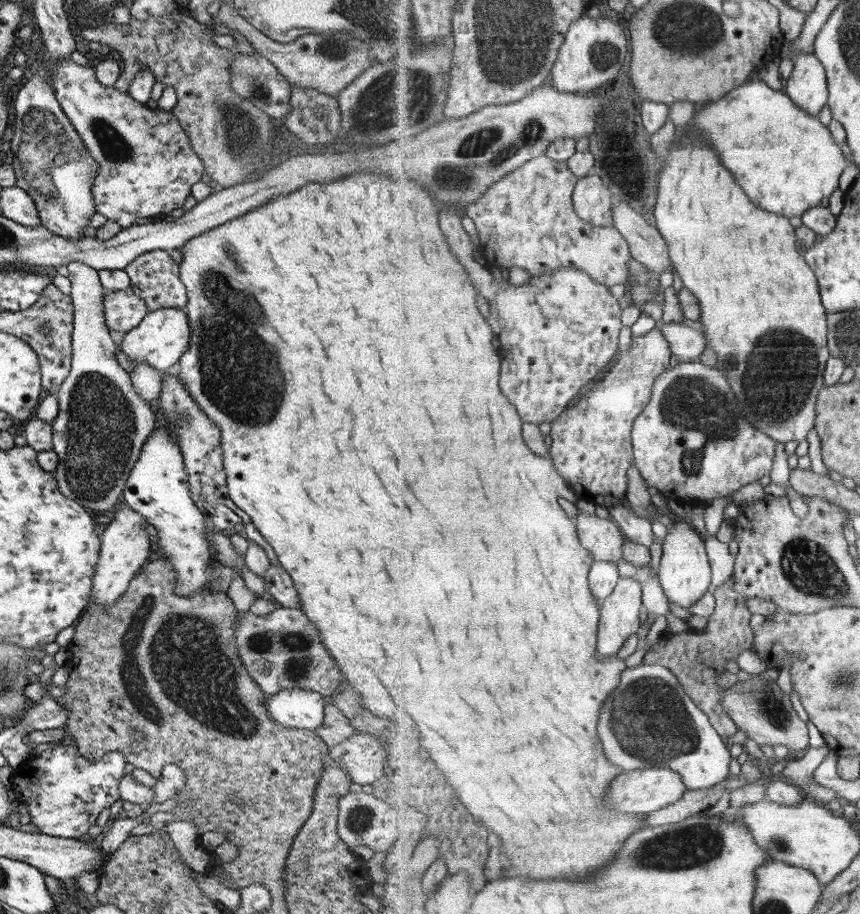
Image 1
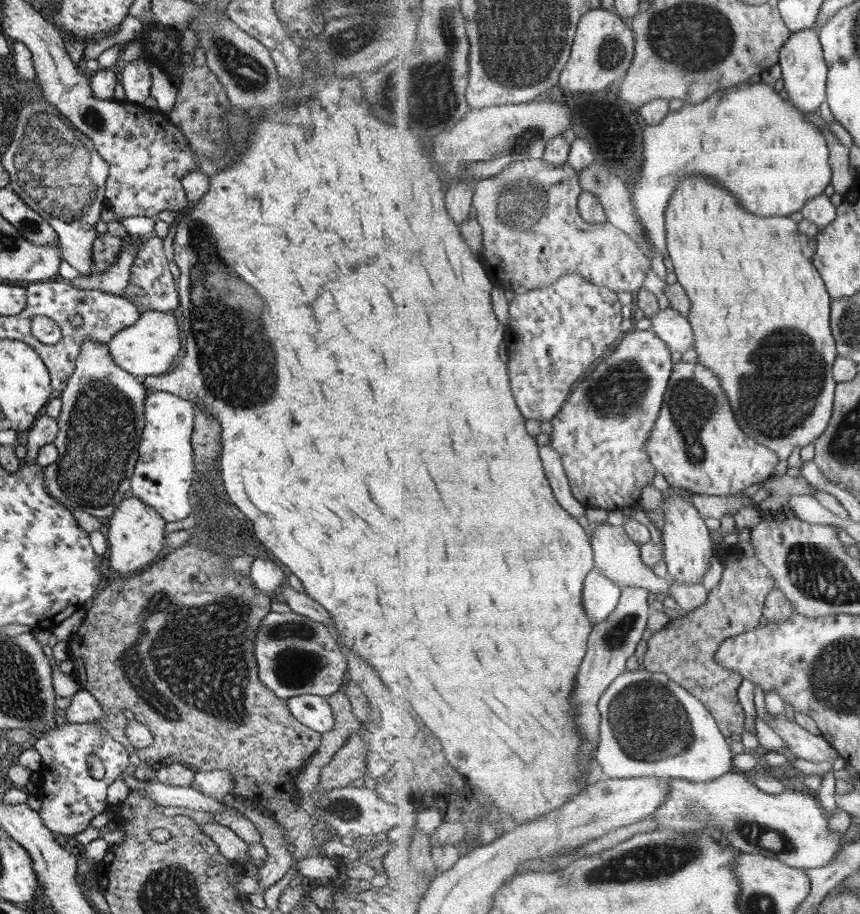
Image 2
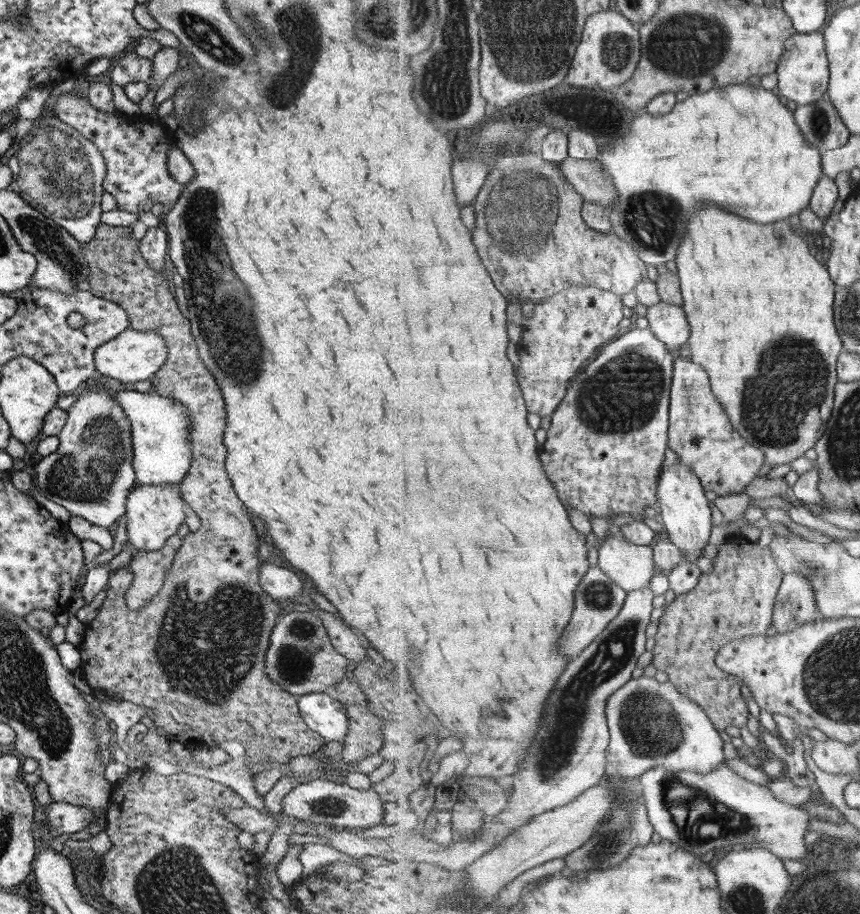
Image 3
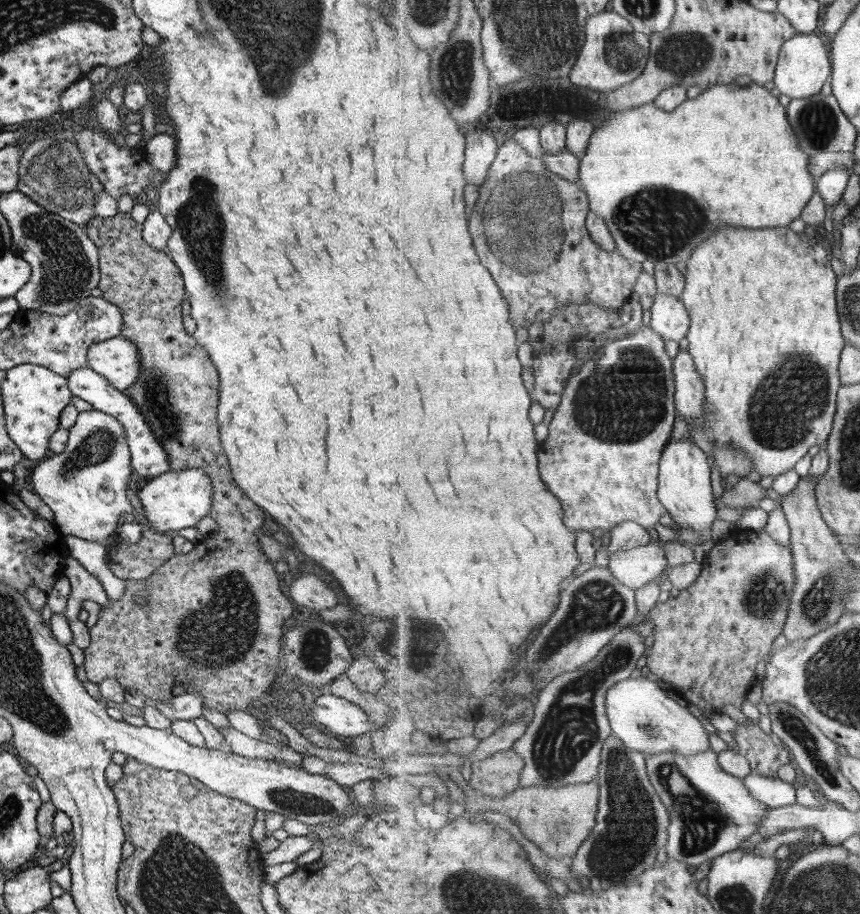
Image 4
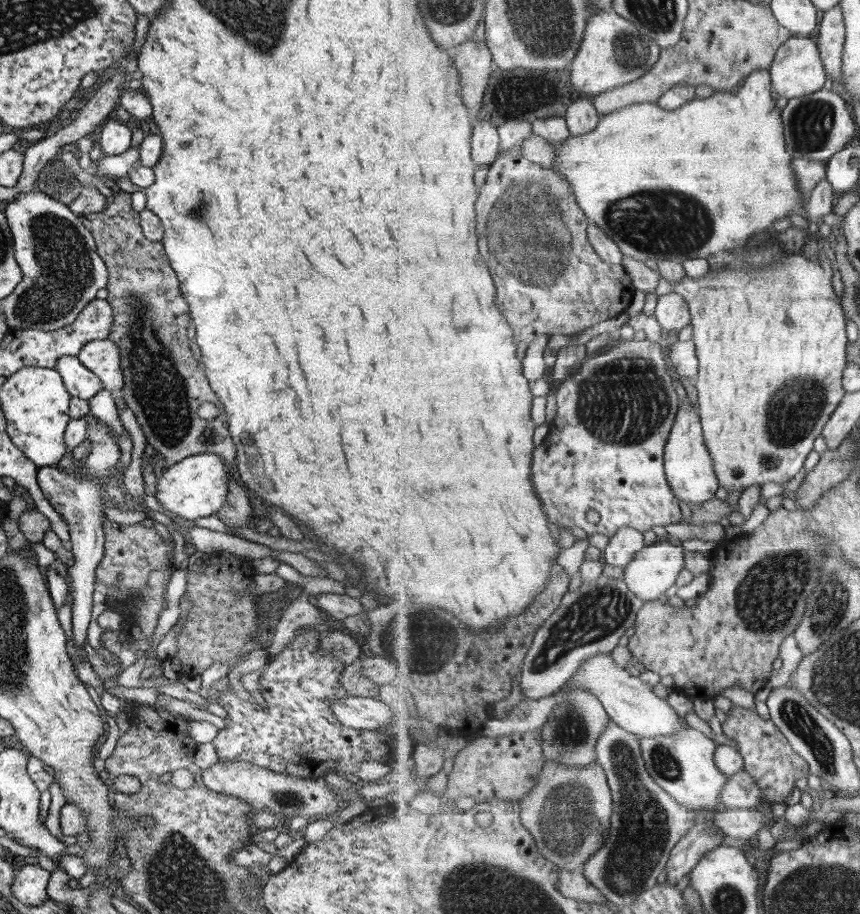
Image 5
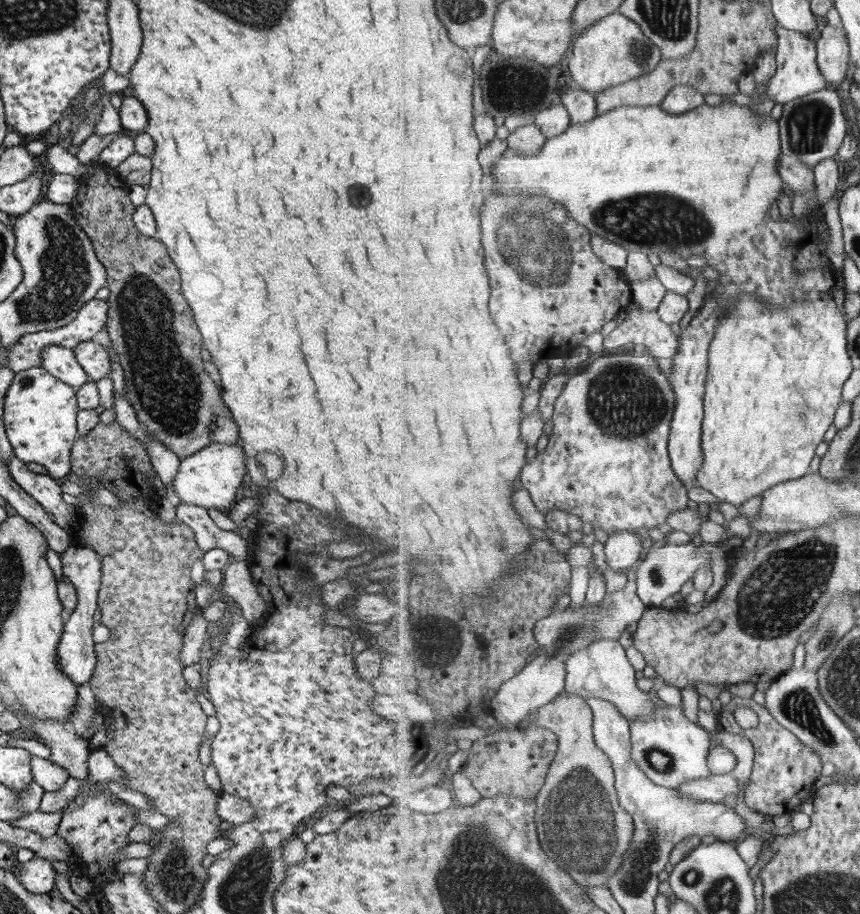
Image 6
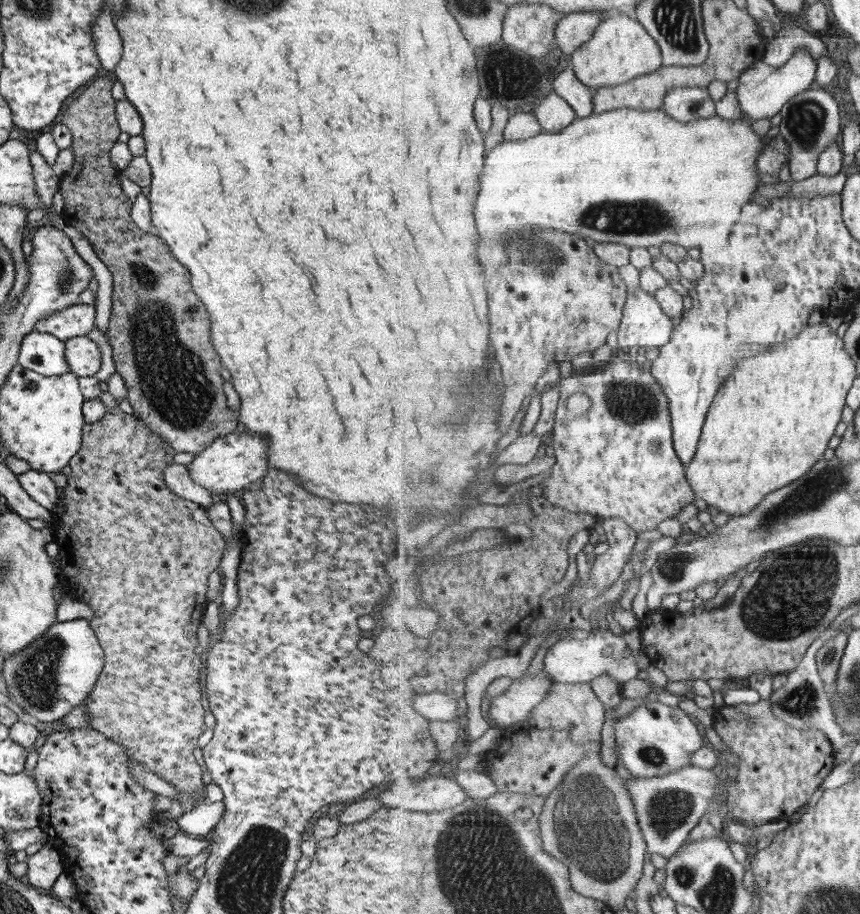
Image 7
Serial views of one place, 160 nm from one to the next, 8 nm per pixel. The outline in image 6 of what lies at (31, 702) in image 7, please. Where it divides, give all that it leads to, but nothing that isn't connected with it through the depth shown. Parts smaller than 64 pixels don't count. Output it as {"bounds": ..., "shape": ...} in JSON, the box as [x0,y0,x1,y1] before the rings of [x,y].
{"bounds":[55,541,100,686],"shape":[[[71,541],[71,544],[59,556],[62,576],[73,585],[77,600],[69,619],[62,624],[55,651],[56,664],[59,671],[73,682],[73,685],[79,686],[90,680],[96,663],[94,642],[91,639],[91,625],[94,624],[91,616],[97,608],[96,594],[100,585],[100,558],[88,546],[76,541]]]}

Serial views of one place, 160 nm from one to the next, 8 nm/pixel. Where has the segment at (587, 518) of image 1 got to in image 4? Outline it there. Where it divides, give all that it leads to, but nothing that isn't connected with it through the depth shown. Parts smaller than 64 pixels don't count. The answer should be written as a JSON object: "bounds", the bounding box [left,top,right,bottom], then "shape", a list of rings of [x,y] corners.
{"bounds":[608,543,670,590],"shape":[[[649,543],[631,550],[610,551],[608,567],[625,586],[638,590],[651,582],[660,581],[670,566],[662,543]]]}

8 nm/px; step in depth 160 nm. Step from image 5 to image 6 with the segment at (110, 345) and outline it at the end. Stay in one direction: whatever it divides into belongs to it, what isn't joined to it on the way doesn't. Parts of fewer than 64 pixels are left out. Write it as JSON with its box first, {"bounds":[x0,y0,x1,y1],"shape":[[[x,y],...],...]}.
{"bounds":[72,341,110,381],"shape":[[[93,341],[80,342],[72,348],[77,364],[91,381],[109,377],[110,355],[103,346]]]}

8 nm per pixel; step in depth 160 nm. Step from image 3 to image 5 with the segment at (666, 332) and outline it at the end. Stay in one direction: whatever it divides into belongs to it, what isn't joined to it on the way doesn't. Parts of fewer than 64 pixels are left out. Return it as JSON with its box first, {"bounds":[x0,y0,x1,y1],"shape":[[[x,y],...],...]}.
{"bounds":[654,292,692,333],"shape":[[[672,292],[657,297],[654,316],[661,329],[678,333],[687,325],[692,325],[689,303],[682,294]]]}

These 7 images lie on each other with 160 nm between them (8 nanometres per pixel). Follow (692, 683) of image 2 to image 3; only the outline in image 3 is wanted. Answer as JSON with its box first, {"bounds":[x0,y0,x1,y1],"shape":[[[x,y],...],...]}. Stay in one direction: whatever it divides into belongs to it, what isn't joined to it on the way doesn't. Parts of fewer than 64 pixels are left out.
{"bounds":[651,542,785,733],"shape":[[[724,542],[719,546],[717,555],[713,558],[713,560],[713,568],[707,573],[702,573],[699,584],[695,589],[687,594],[676,596],[673,601],[664,606],[665,611],[663,616],[659,619],[658,630],[654,636],[656,643],[653,649],[653,661],[651,663],[657,670],[665,672],[669,678],[669,681],[673,683],[673,685],[675,685],[679,691],[685,692],[685,695],[689,696],[689,699],[697,702],[697,705],[702,706],[703,711],[705,711],[707,715],[710,715],[710,718],[712,719],[713,724],[716,726],[717,731],[723,733],[725,728],[729,728],[729,726],[735,726],[738,729],[742,728],[742,726],[745,726],[751,714],[749,714],[749,708],[747,708],[746,699],[742,694],[742,686],[744,685],[744,682],[737,676],[729,675],[725,671],[721,670],[716,663],[717,655],[720,653],[720,650],[733,639],[757,636],[758,634],[767,634],[769,626],[771,626],[772,622],[774,621],[773,615],[775,612],[777,595],[779,594],[782,582],[784,581],[785,574],[777,562],[775,562],[775,558],[773,558],[773,554],[769,546],[762,547],[757,544],[737,544],[737,542]]]}

